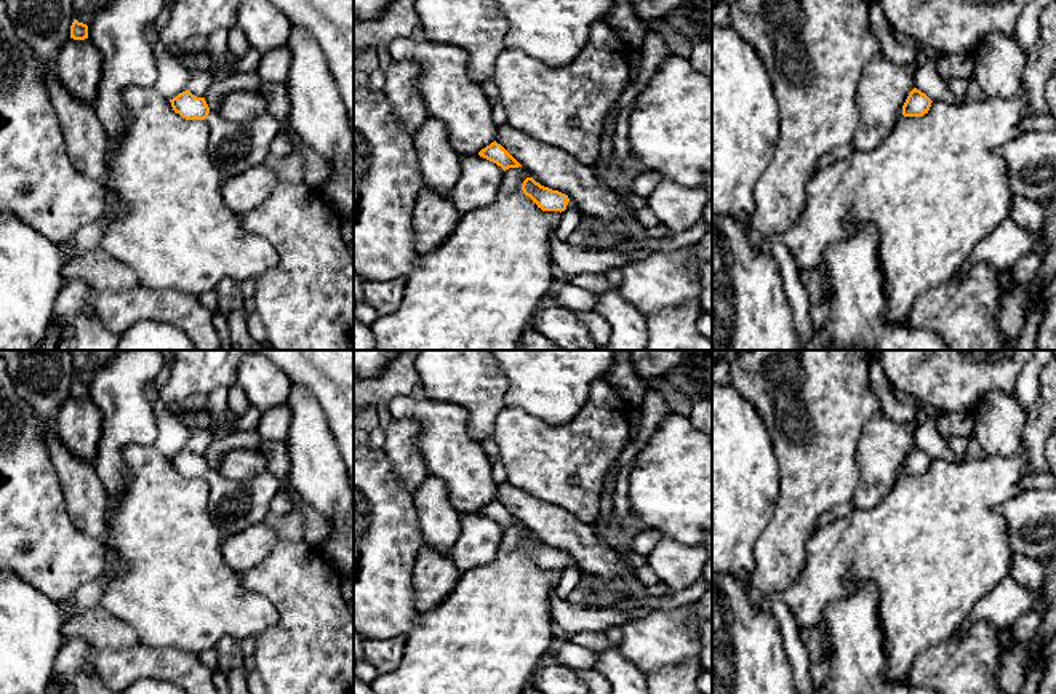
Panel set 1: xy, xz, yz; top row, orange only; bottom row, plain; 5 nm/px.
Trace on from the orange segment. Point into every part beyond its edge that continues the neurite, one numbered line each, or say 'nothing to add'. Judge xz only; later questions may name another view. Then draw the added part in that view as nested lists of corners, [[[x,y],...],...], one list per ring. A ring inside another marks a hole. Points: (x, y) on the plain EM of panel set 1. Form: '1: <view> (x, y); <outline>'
1: xz (604, 595); [[[571,556],[566,566],[574,566],[581,571],[579,584],[584,584],[592,592],[592,606],[597,609],[616,606],[621,601],[621,595],[610,584],[600,577],[586,572]]]

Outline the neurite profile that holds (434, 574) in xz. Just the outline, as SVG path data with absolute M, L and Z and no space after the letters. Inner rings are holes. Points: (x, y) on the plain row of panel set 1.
M422 545L413 566L414 606L422 614L438 606L453 590L461 571L450 555Z

